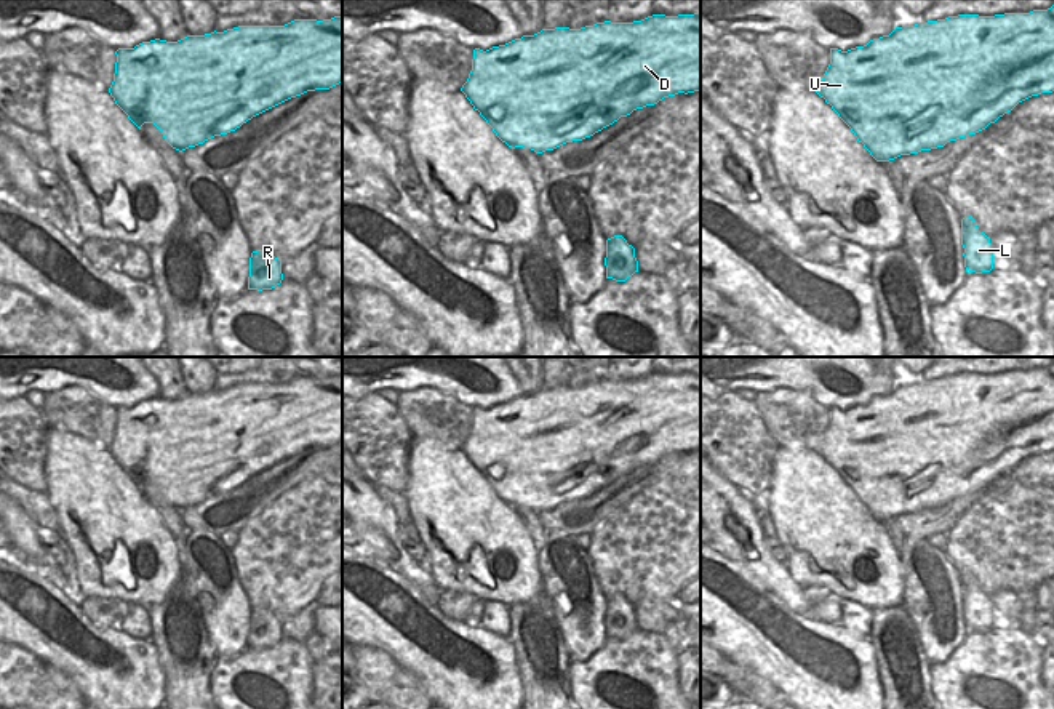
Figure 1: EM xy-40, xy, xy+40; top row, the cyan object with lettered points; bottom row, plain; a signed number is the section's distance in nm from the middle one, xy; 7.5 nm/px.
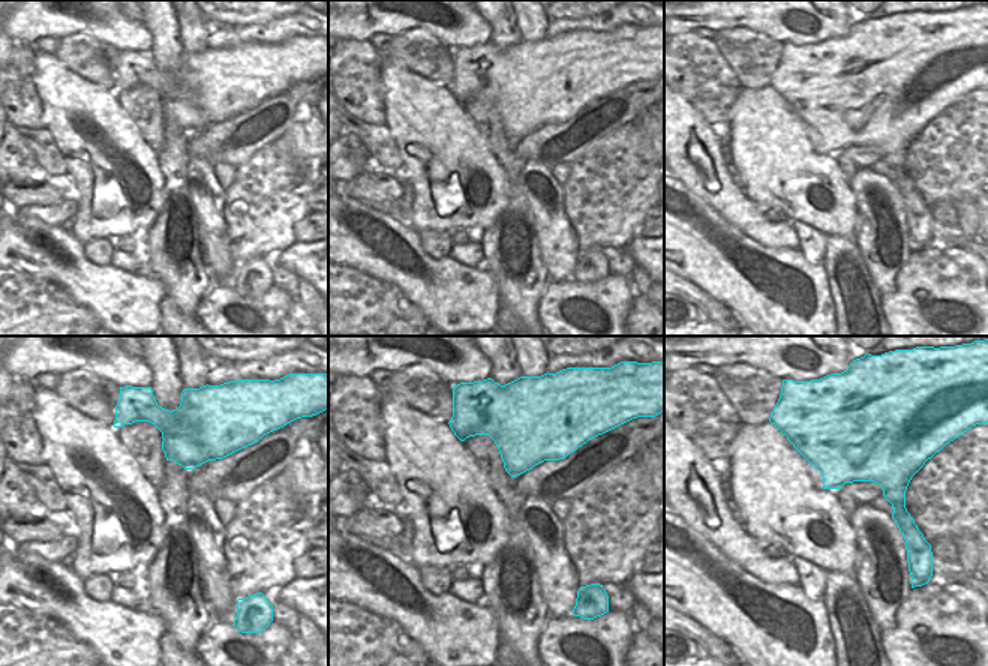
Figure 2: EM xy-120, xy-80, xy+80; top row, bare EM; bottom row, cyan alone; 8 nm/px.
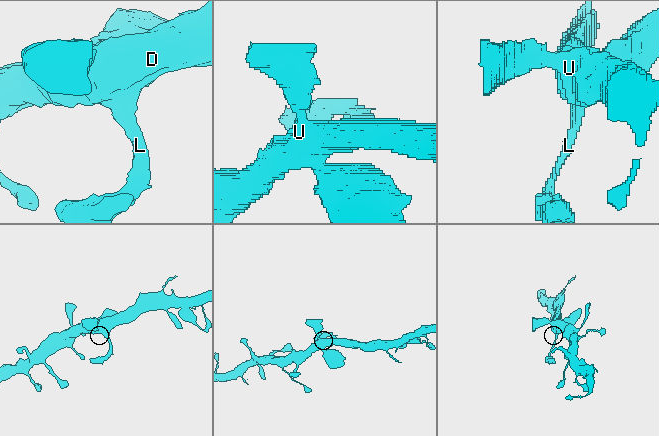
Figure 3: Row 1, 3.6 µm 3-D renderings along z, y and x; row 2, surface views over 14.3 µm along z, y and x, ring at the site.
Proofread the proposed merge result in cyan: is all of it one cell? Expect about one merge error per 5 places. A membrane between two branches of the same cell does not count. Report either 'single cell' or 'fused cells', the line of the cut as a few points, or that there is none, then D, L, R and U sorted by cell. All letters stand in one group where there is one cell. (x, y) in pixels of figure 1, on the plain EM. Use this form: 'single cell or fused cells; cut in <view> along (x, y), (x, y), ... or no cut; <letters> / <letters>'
single cell; no cut; D L R U

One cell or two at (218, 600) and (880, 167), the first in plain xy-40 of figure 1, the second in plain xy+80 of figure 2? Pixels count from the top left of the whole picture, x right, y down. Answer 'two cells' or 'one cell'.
two cells

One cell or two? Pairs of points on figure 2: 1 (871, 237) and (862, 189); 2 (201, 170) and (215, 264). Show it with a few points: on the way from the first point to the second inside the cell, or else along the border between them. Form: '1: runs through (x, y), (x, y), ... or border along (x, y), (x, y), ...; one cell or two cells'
1: runs through (871, 225), (870, 201); one cell
2: runs through (207, 194), (213, 240); one cell

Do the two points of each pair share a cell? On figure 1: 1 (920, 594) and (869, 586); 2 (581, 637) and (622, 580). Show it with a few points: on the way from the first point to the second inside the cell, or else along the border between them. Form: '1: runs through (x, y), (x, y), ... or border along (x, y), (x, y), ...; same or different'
1: border along (899, 554), (902, 604); different
2: border along (590, 560), (594, 576), (605, 599); different

